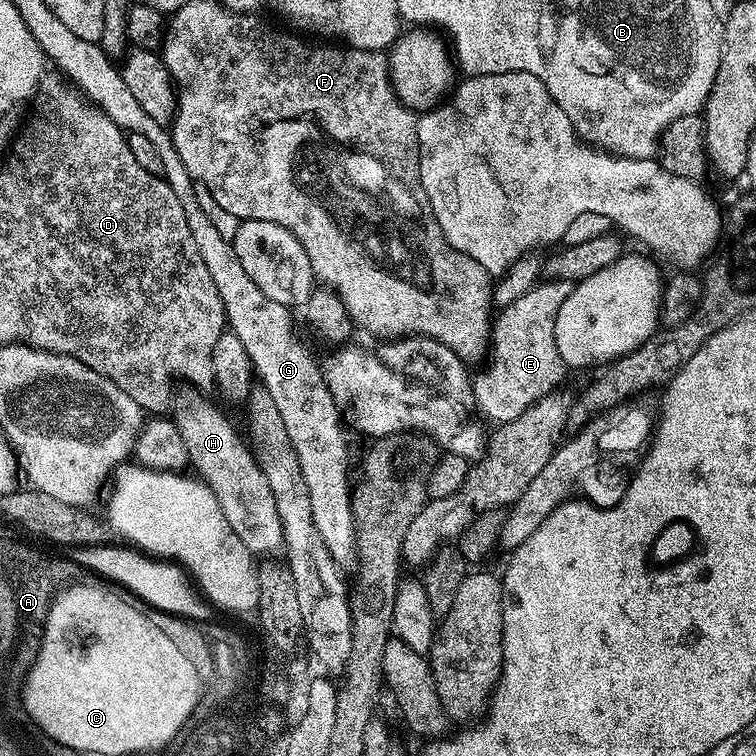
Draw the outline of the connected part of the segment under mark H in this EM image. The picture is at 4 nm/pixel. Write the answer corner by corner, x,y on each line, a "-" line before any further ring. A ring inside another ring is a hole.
192,388
186,389
177,400
175,397
174,410
175,406
174,423
188,451
189,465
196,467
195,475
214,494
234,534
256,554
277,546
281,531
274,494
245,437
240,437
239,430
202,393

